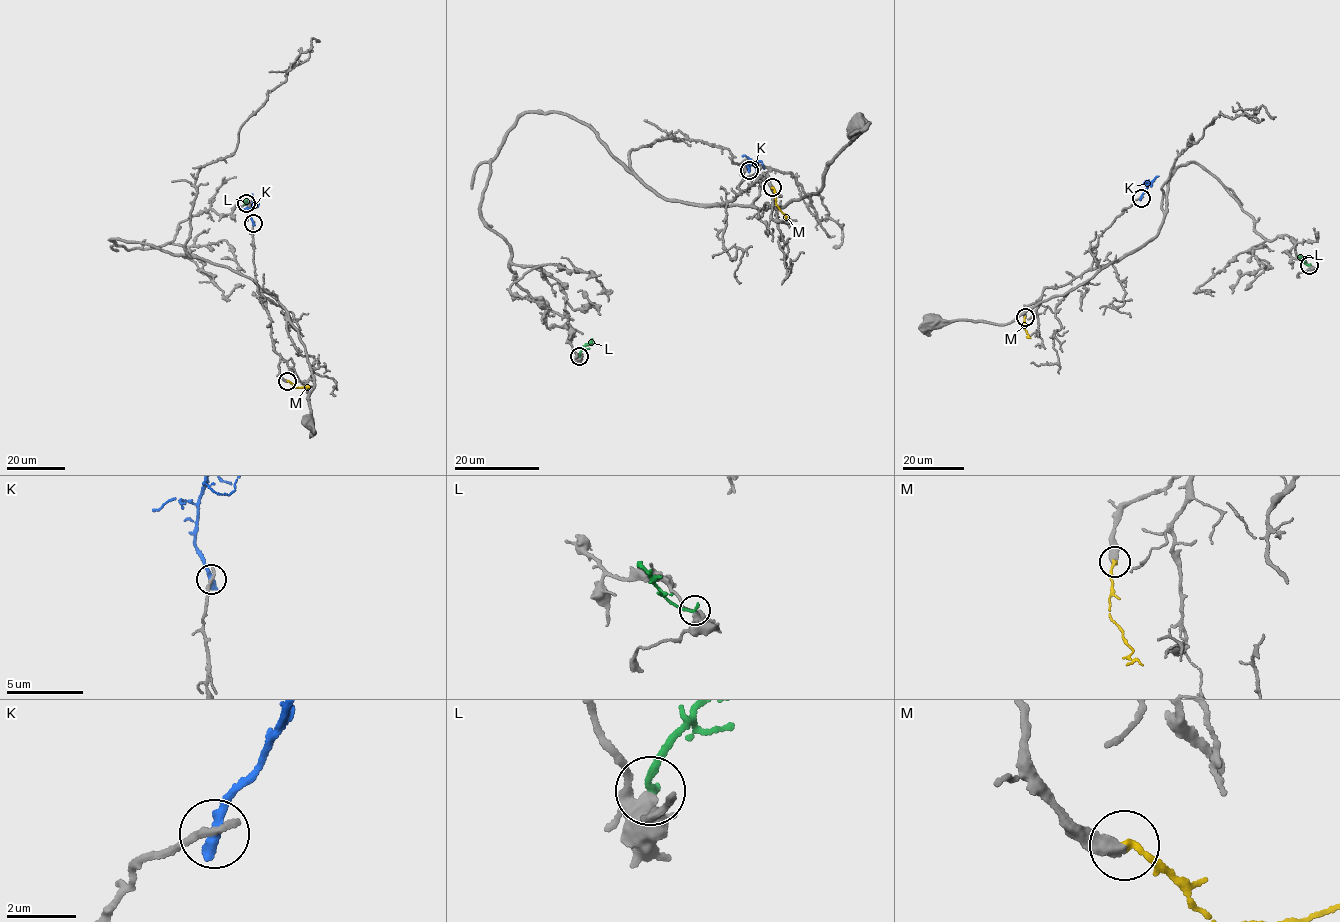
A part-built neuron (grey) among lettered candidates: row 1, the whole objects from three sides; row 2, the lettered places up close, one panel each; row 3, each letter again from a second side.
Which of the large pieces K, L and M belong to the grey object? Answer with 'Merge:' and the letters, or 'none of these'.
Merge: M

